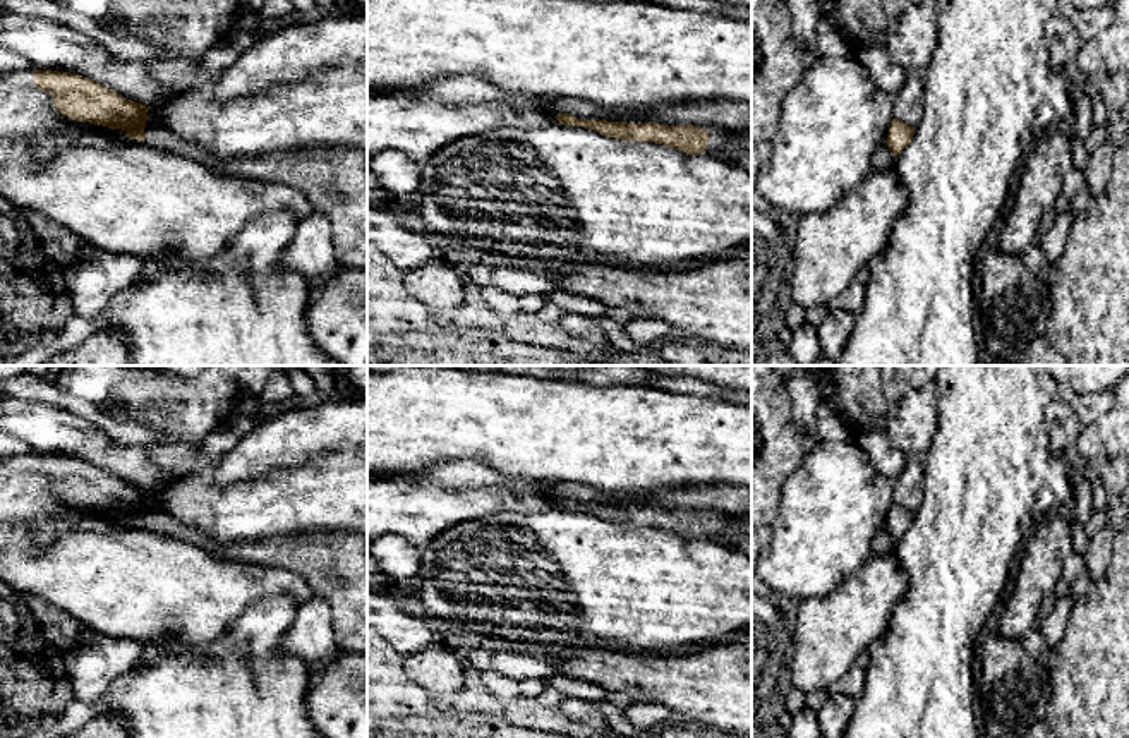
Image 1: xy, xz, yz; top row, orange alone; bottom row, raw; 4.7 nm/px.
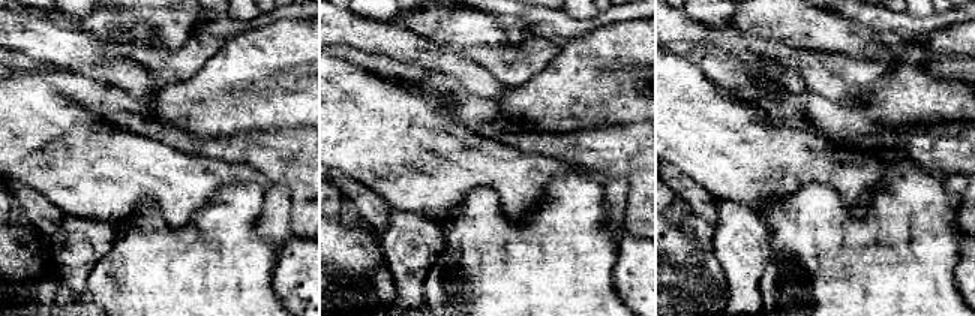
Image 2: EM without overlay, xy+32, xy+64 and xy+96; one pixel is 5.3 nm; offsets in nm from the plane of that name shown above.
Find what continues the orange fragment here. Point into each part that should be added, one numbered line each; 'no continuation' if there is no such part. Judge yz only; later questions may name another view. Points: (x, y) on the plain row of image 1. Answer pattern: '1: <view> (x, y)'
1: yz (884, 543)

